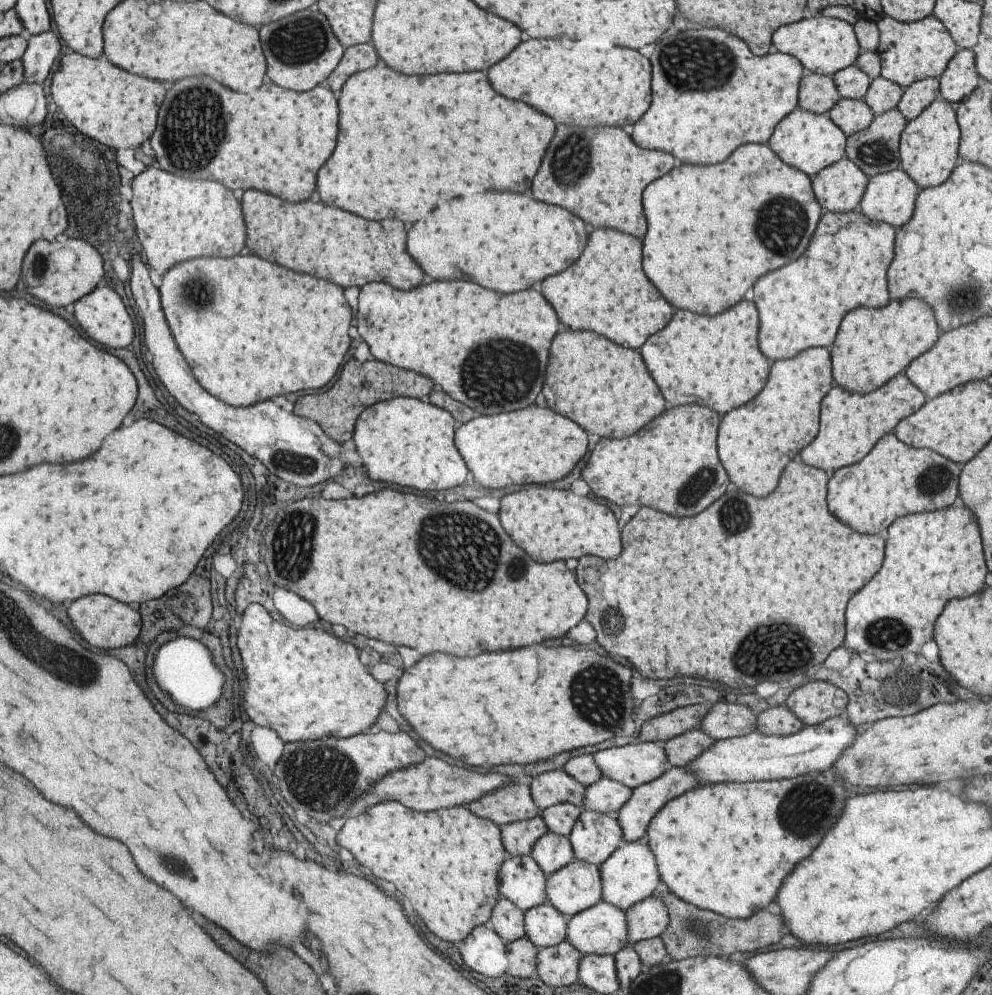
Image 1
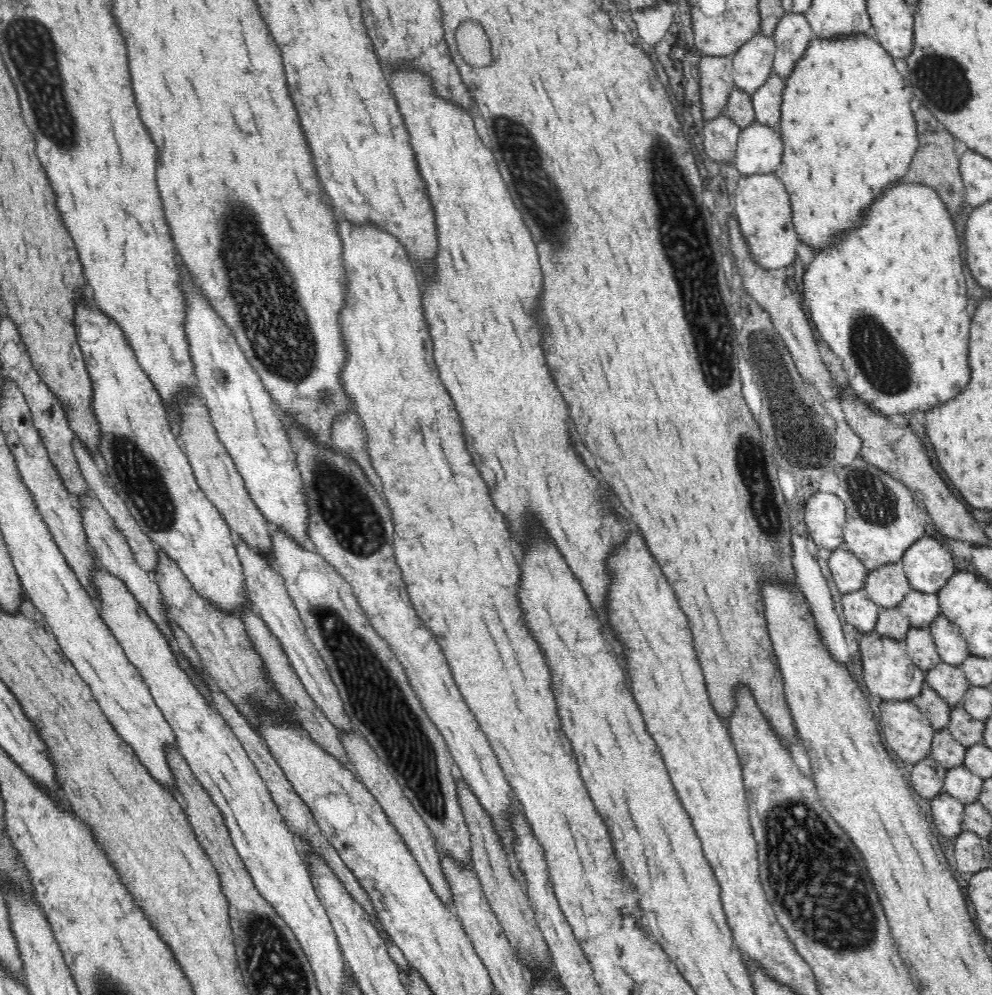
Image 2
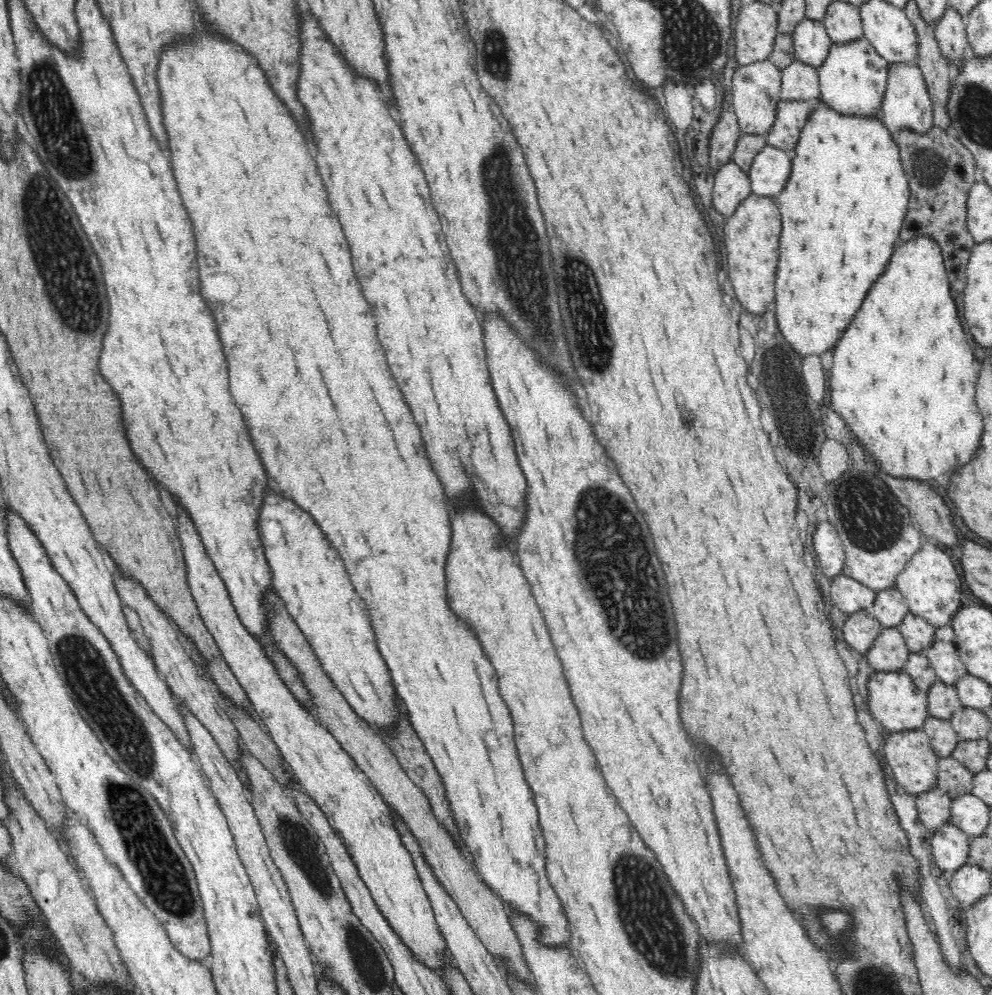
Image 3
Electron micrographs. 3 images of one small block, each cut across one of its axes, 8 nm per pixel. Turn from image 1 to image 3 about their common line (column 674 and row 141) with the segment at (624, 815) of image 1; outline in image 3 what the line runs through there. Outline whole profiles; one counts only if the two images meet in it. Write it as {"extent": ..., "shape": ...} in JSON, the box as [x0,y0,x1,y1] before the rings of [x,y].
{"extent":[766,99,812,153],"shape":[[[780,99],[777,104],[776,120],[766,134],[767,143],[780,150],[792,153],[798,142],[800,130],[812,112],[810,102]]]}

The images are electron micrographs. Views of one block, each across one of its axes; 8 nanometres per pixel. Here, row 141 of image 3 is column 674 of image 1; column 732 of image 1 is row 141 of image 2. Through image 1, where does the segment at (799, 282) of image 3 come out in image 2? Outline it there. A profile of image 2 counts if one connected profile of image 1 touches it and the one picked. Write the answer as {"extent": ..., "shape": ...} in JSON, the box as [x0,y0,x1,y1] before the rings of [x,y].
{"extent":[774,33,919,250],"shape":[[[863,33],[844,34],[835,38],[817,38],[813,37],[802,58],[796,60],[793,72],[784,79],[784,90],[781,102],[781,118],[777,126],[783,142],[782,160],[776,168],[774,175],[783,182],[786,187],[791,202],[791,216],[793,216],[795,232],[804,240],[808,246],[814,250],[826,248],[832,240],[834,234],[840,230],[852,228],[852,224],[858,218],[858,212],[866,208],[876,196],[882,195],[882,190],[886,186],[893,185],[894,182],[902,180],[908,172],[908,166],[919,145],[917,125],[913,115],[912,104],[915,99],[912,96],[913,91],[910,85],[904,80],[900,72],[896,70],[894,59],[889,52],[886,52],[873,35]]]}

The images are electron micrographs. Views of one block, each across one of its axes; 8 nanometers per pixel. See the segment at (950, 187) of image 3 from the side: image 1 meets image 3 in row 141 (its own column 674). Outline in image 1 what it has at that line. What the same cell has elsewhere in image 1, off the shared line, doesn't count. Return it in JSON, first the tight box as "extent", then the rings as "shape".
{"extent":[653,884,787,962],"shape":[[[662,884],[656,887],[653,896],[659,898],[665,910],[668,910],[669,925],[659,937],[665,946],[665,954],[671,961],[677,962],[697,956],[729,956],[733,952],[755,952],[771,944],[777,944],[779,939],[787,934],[785,922],[774,907],[755,910],[747,918],[730,919],[723,918],[721,914],[715,914],[711,910],[691,906],[689,902],[683,902]]]}

